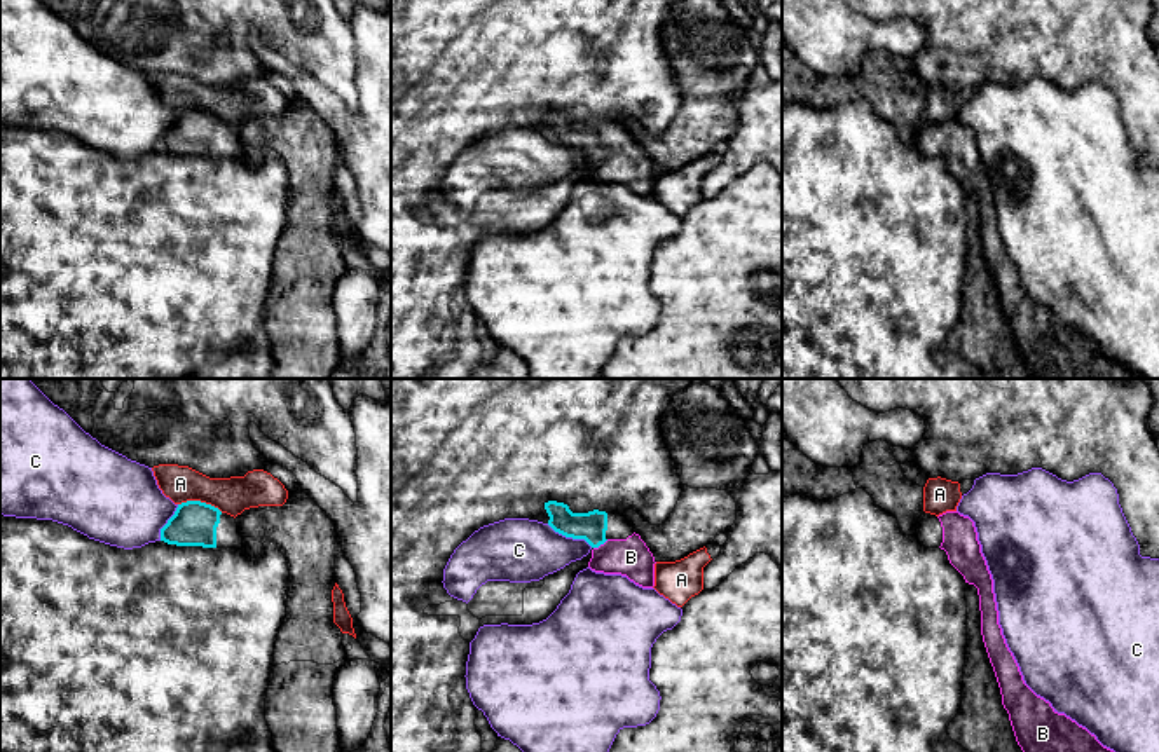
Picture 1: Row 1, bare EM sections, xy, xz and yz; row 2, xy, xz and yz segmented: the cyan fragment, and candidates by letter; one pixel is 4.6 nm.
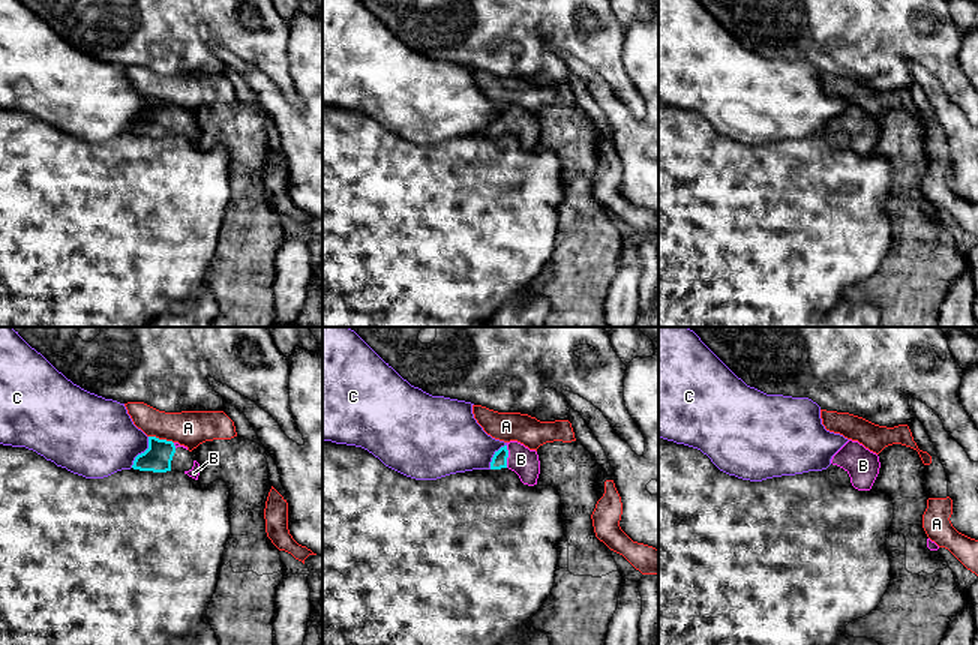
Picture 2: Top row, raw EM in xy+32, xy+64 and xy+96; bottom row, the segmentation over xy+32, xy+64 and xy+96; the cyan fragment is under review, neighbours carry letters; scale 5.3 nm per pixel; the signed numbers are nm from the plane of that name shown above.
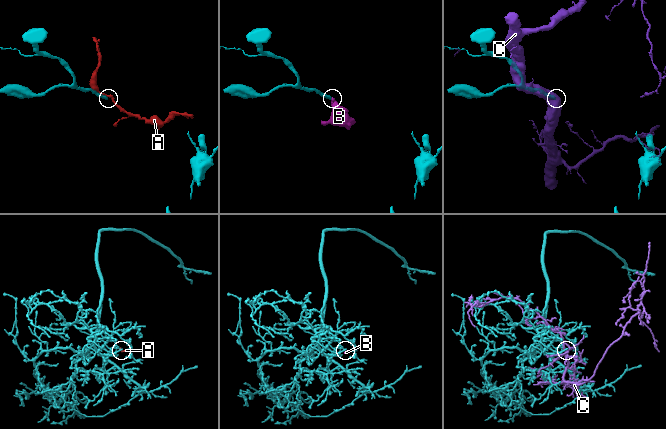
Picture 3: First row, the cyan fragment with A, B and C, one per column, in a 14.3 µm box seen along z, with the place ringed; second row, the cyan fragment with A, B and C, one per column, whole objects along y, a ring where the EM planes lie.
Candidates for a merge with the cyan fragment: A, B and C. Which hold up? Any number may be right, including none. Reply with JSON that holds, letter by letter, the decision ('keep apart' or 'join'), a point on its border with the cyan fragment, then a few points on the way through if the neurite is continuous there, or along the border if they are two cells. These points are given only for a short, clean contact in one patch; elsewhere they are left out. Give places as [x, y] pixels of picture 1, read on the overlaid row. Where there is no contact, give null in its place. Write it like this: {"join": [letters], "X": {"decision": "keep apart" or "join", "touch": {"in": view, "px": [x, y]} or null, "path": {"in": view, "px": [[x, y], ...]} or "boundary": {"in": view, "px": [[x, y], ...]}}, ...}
{"join": ["B"], "A": {"decision": "keep apart", "touch": {"in": "xy", "px": [199, 501]}}, "B": {"decision": "join", "touch": {"in": "xz", "px": [601, 543]}, "path": {"in": "xz", "px": [[592, 526], [601, 543], [613, 555], [630, 557]]}}, "C": {"decision": "keep apart", "touch": {"in": "xz", "px": [569, 536]}}}

